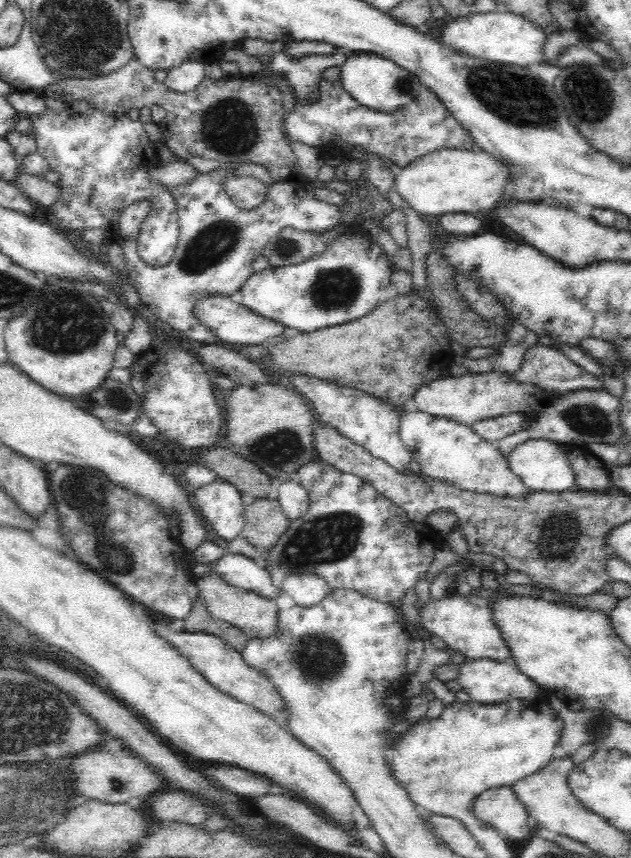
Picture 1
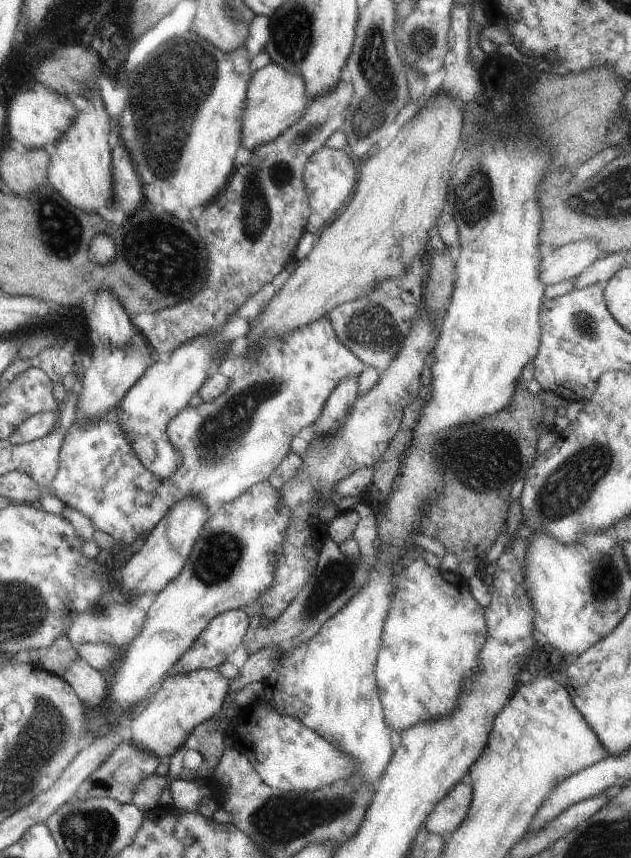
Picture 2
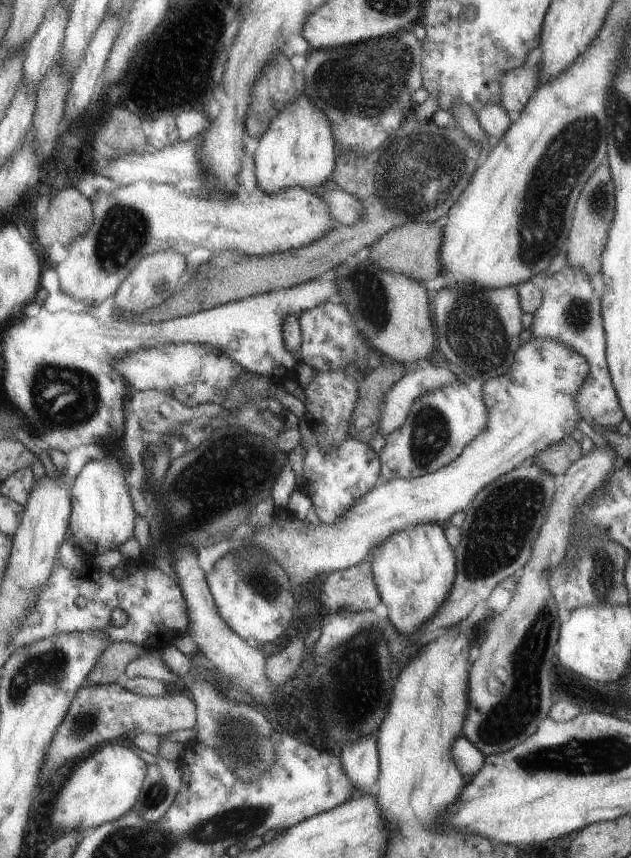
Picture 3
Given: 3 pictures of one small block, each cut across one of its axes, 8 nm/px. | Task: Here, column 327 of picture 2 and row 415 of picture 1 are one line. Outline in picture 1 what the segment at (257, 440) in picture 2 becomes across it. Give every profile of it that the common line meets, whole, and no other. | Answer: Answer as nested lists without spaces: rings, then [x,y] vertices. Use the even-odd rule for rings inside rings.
[[[286,374],[286,376],[279,378],[279,381],[284,385],[292,386],[310,402],[313,412],[317,416],[317,422],[320,424],[335,428],[344,438],[347,438],[350,442],[359,444],[374,458],[387,462],[391,468],[397,470],[399,473],[403,473],[410,466],[410,462],[412,462],[410,451],[406,450],[406,445],[404,446],[398,434],[398,430],[400,430],[400,411],[396,407],[385,404],[378,397],[362,392],[354,387],[341,387],[325,379],[302,376],[301,374]]]

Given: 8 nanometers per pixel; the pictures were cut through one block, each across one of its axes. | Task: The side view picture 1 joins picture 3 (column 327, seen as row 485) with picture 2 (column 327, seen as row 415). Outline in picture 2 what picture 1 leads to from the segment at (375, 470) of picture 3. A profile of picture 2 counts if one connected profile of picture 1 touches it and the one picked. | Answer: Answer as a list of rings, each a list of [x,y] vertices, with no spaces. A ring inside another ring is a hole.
[[[358,377],[342,378],[325,402],[320,418],[314,424],[310,424],[314,436],[332,430],[348,414],[357,394]]]

